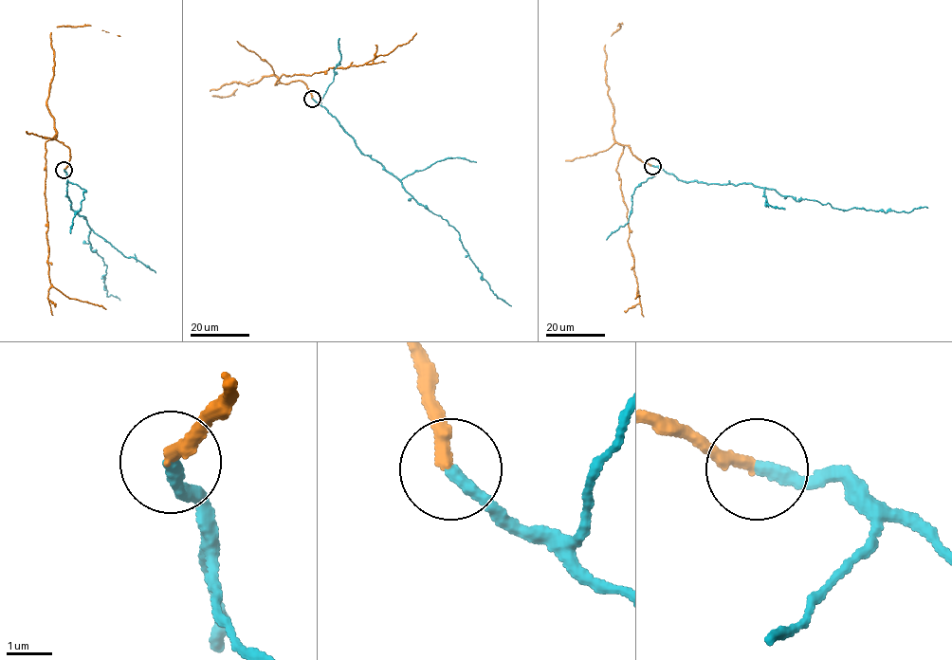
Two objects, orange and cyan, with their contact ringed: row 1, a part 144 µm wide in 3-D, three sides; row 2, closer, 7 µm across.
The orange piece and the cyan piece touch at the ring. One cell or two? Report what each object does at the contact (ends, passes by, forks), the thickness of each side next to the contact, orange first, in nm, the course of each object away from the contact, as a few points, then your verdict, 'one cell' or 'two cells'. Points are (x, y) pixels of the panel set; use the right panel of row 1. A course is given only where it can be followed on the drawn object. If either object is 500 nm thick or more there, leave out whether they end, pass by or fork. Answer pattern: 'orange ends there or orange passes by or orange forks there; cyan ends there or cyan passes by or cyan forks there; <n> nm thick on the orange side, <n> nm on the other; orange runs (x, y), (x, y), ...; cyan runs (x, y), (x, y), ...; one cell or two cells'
orange ends there; cyan ends there; 280 nm thick on the orange side, 280 nm on the other; orange runs (652, 165), (626, 145), (616, 168), (627, 209), (628, 246), (640, 296), (634, 299); cyan runs (652, 165), (686, 182), (749, 183), (797, 201), (815, 200), (837, 209), (906, 212), (927, 208); one cell

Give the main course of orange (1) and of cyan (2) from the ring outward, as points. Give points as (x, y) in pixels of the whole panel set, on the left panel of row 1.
1: (64, 170), (70, 153), (62, 142), (49, 139), (45, 187), (49, 282), (71, 299), (106, 309)
2: (64, 170), (69, 205), (86, 219), (91, 250), (106, 265), (106, 273), (102, 275), (106, 295), (119, 301)

